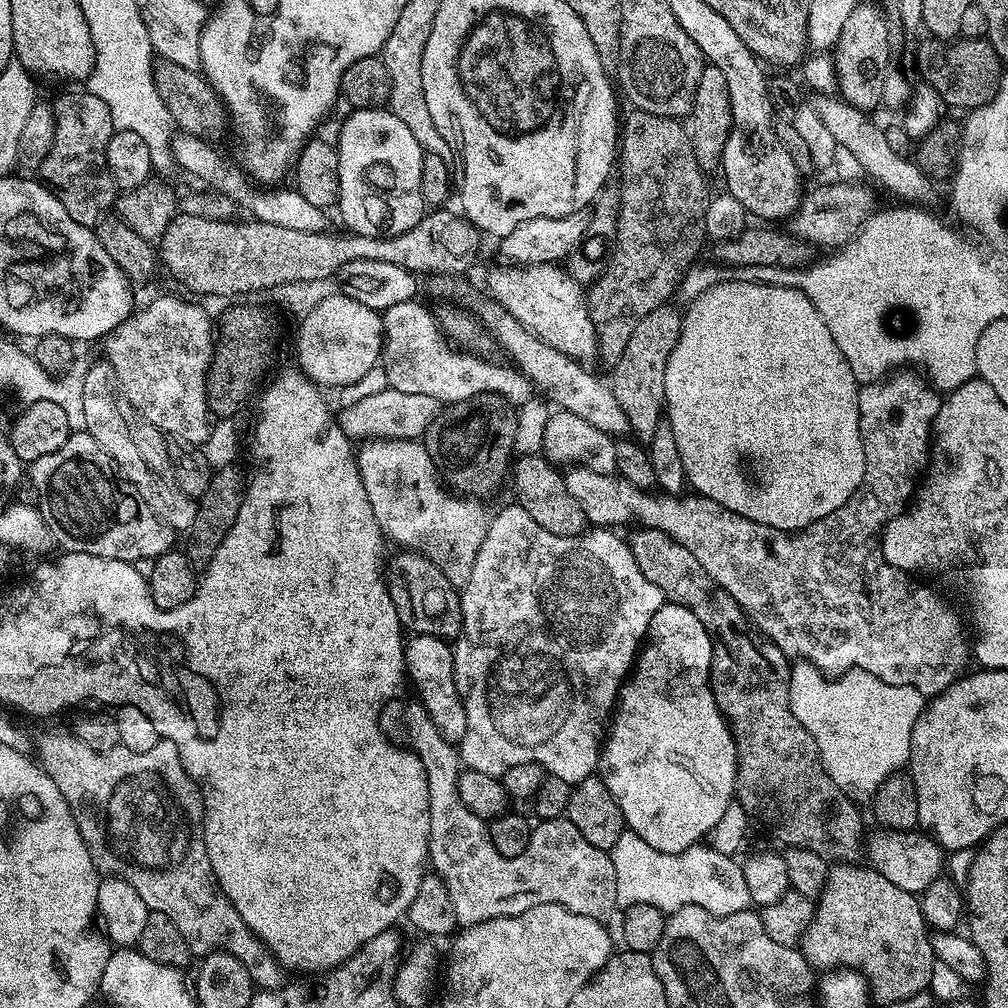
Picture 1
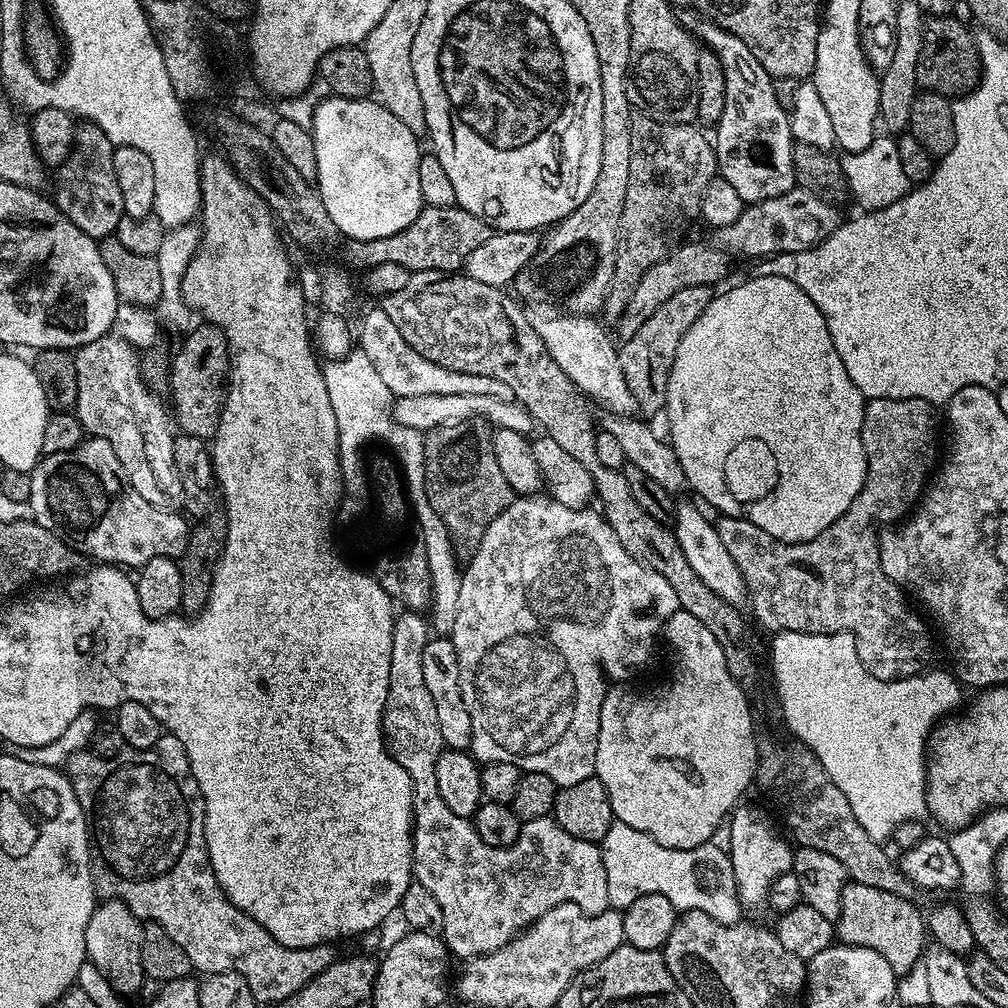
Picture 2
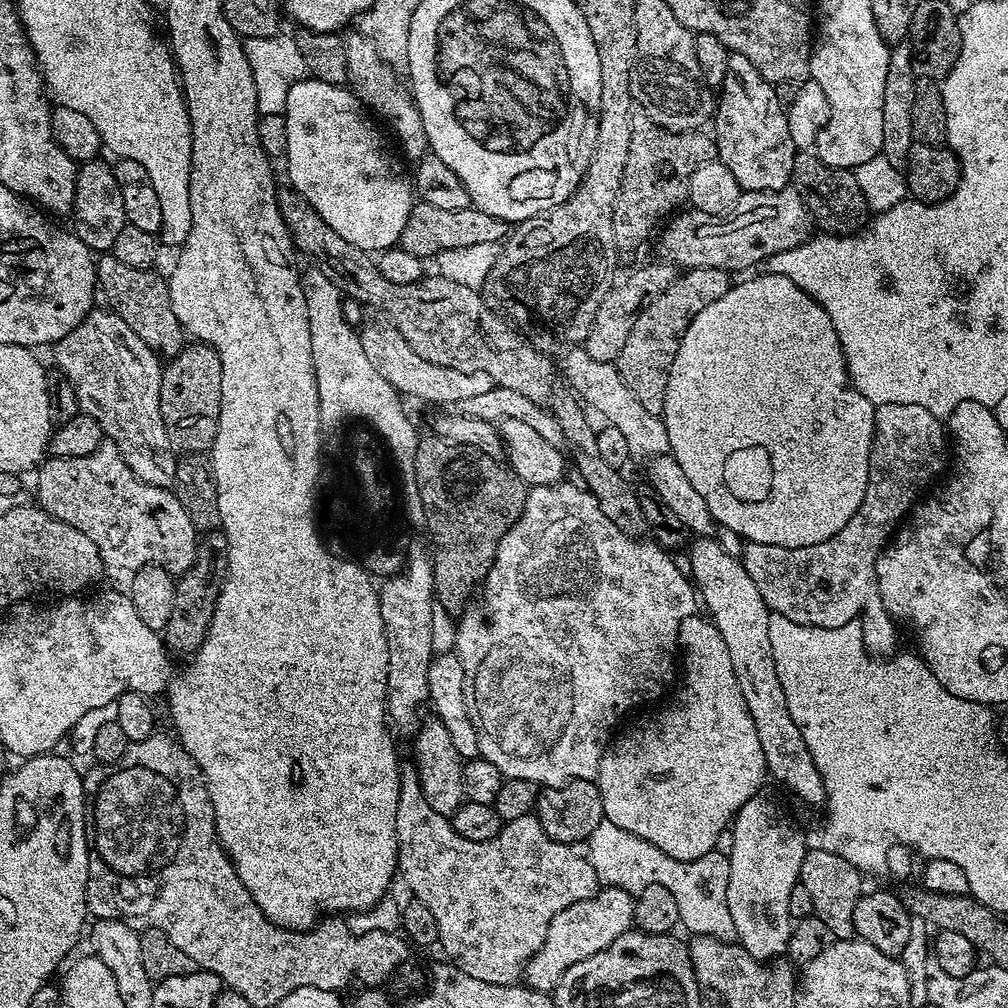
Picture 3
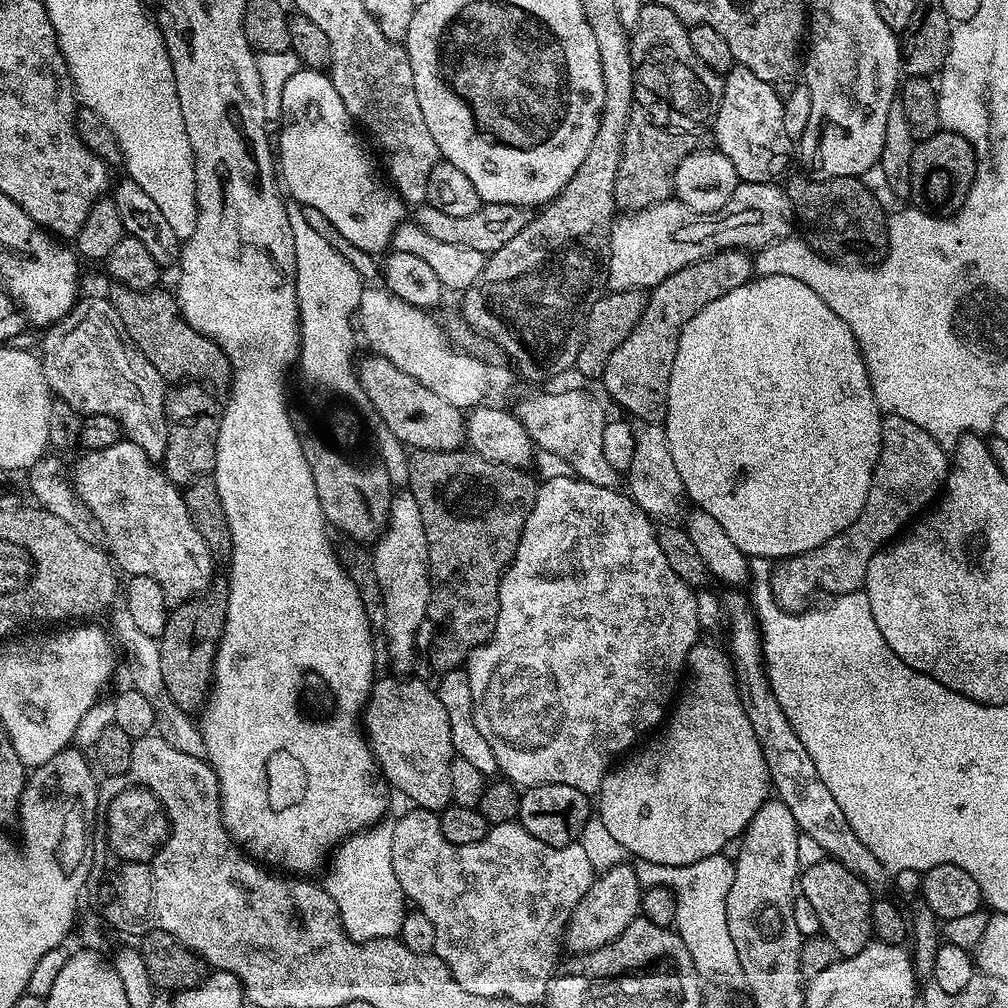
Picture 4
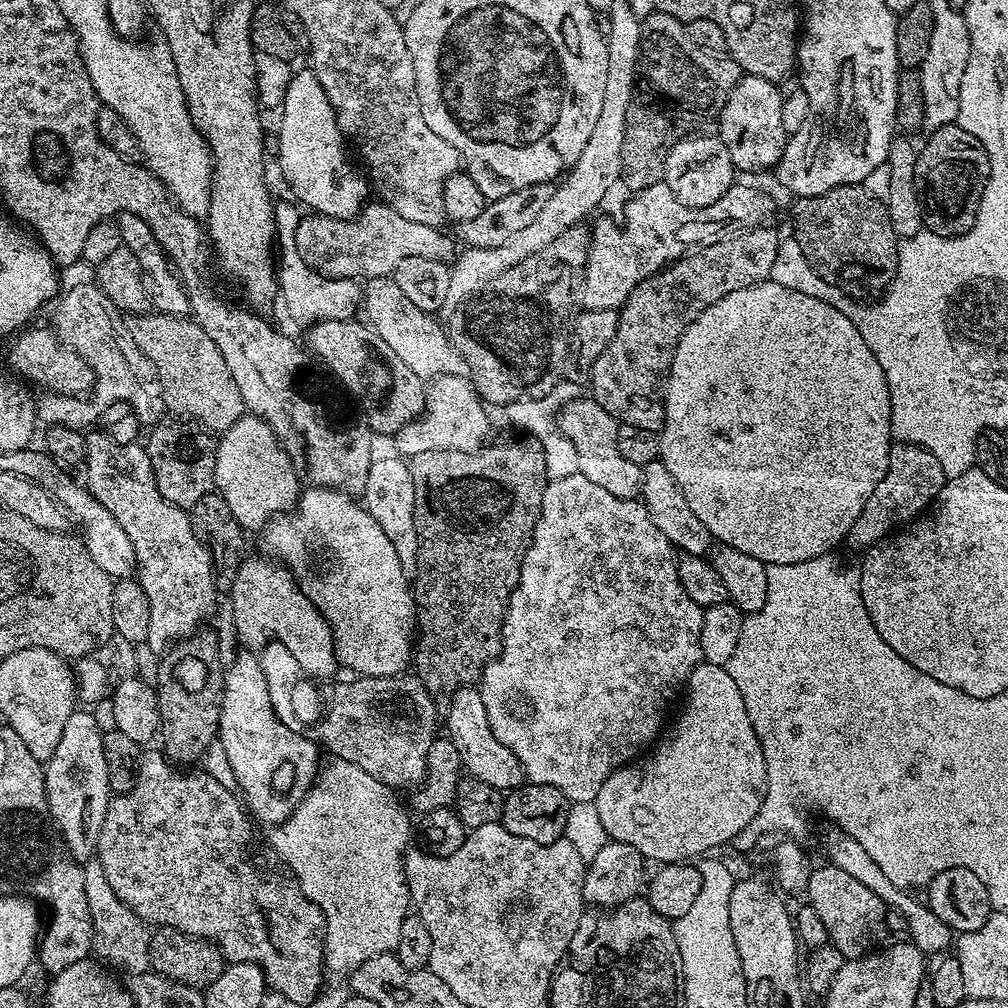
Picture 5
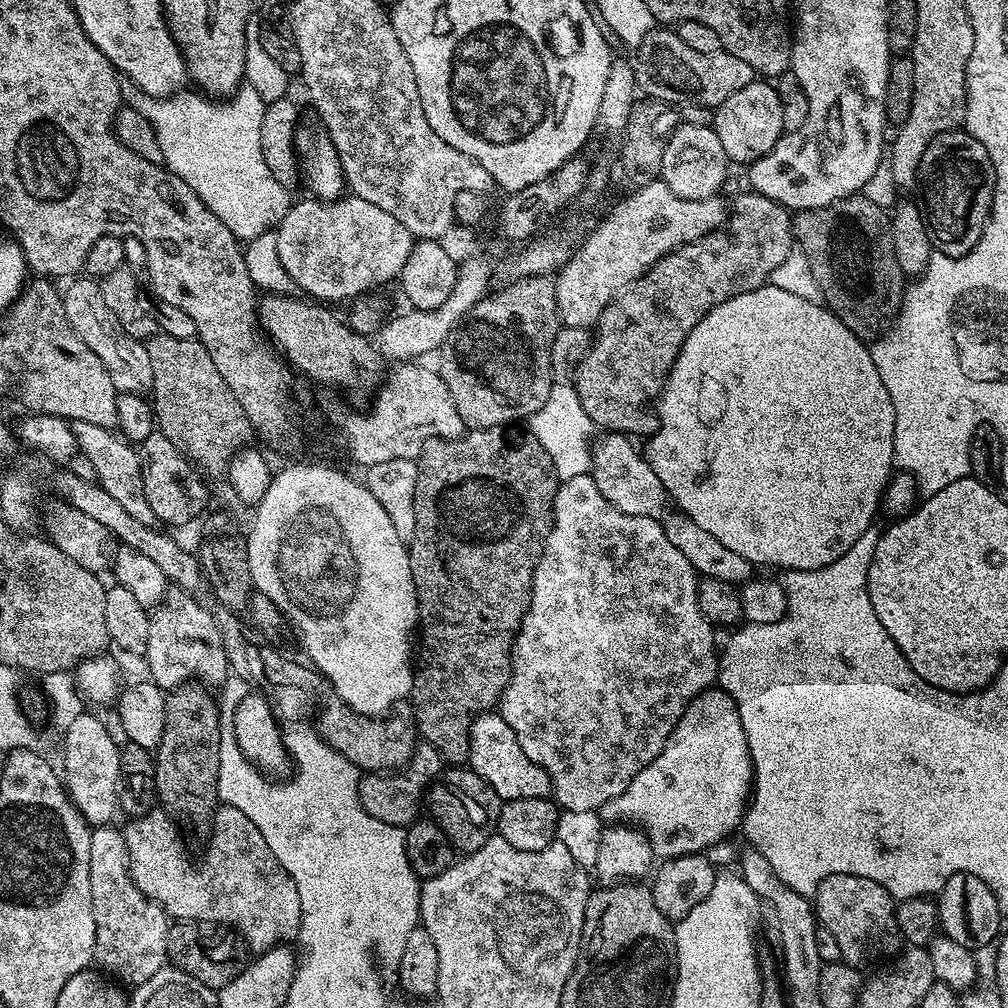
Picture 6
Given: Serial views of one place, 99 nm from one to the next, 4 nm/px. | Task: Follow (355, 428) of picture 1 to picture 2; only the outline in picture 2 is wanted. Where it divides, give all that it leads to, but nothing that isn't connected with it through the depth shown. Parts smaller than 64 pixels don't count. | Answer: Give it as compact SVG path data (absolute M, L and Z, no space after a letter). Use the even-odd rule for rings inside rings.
M410 394L394 400L394 417L402 426L429 433L442 426L458 426L458 422L475 421L475 416L492 424L493 429L518 430L525 434L534 428L532 415L515 399L490 398L488 394Z

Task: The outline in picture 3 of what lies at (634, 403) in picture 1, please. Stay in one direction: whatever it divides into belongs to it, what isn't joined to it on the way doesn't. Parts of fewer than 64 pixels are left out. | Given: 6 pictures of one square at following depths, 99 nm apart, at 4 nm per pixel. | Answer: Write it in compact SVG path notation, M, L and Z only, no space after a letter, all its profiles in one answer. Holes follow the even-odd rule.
M689 268L681 271L670 290L658 294L658 298L642 310L638 322L634 322L634 330L630 330L630 338L626 338L626 346L622 346L622 354L614 363L622 374L622 382L634 390L634 398L638 398L638 402L642 402L652 416L663 413L670 366L674 366L678 346L682 346L682 338L690 322L694 322L696 315L710 306L710 302L718 302L729 287L730 276L727 272L717 268Z

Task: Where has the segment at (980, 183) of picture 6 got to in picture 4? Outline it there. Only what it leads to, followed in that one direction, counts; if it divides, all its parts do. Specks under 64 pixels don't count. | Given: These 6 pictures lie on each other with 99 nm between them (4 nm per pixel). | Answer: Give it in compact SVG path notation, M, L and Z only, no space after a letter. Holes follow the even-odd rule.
M941 130L925 136L915 145L910 160L910 200L931 216L955 216L970 194L970 186L976 177L976 151L962 134Z

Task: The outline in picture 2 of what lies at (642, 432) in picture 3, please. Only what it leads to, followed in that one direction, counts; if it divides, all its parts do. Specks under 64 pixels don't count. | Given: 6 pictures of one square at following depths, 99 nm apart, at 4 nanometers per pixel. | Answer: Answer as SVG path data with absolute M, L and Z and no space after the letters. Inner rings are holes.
M555 303L552 304L536 304L527 313L530 325L545 344L545 350L561 367L562 373L566 374L577 391L589 401L597 400L613 416L633 415L637 411L636 399L634 394L630 394L630 386L626 386L626 374L622 374L620 353L617 345L612 345L607 330L592 316L569 314Z

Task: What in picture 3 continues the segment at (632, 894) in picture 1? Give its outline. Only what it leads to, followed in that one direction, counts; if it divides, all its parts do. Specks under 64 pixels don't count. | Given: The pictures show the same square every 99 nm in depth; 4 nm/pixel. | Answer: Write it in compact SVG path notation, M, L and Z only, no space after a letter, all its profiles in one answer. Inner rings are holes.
M603 820L598 822L598 830L587 840L588 857L594 866L597 881L605 888L621 888L635 893L638 886L662 886L674 894L674 902L678 902L680 924L689 928L689 933L697 936L712 936L715 940L731 941L735 937L734 922L730 919L730 906L726 906L723 894L708 896L708 875L722 868L719 859L675 860L650 842L614 826L614 822Z

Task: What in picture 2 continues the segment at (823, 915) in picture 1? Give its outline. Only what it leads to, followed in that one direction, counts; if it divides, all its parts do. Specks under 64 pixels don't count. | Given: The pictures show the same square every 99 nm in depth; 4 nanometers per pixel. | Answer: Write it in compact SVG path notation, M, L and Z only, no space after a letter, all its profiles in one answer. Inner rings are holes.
M849 882L842 890L840 917L834 922L835 939L841 944L876 950L897 974L903 974L923 957L926 945L926 920L916 907L898 894Z

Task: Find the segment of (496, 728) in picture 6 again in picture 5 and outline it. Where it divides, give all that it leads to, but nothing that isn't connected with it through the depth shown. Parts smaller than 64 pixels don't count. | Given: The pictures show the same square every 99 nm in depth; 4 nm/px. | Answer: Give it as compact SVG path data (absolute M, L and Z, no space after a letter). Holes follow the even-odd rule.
M479 687L459 688L451 693L449 700L452 701L448 704L446 736L452 740L455 749L458 750L463 771L471 779L486 782L486 786L499 788L505 794L525 783L522 762L518 762L518 758L514 758L514 752L502 746L502 742L494 738L494 730L490 730L490 722L486 718L486 705L482 703Z

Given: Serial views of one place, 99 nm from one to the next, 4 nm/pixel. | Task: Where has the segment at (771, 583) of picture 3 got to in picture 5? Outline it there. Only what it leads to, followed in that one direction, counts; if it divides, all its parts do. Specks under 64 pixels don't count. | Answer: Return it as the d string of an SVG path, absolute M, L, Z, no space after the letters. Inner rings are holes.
M893 443L888 473L878 482L874 494L870 494L862 514L858 514L858 522L854 522L848 532L847 543L859 550L867 550L871 544L880 543L901 526L915 521L944 489L945 479L942 466L938 466L938 458L934 458L934 454L916 444Z

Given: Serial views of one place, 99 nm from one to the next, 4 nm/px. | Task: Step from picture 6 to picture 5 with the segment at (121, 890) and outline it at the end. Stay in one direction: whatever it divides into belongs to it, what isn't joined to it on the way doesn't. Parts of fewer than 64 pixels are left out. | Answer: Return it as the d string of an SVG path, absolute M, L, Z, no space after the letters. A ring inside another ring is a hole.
M92 858L87 863L83 865L84 885L86 902L90 906L92 947L95 955L113 969L121 968L124 972L136 972L135 974L147 973L150 968L149 925L142 918L138 918L138 914L134 914L130 906L123 904L118 894L114 894L110 882L106 882L106 870L102 870L99 859Z

